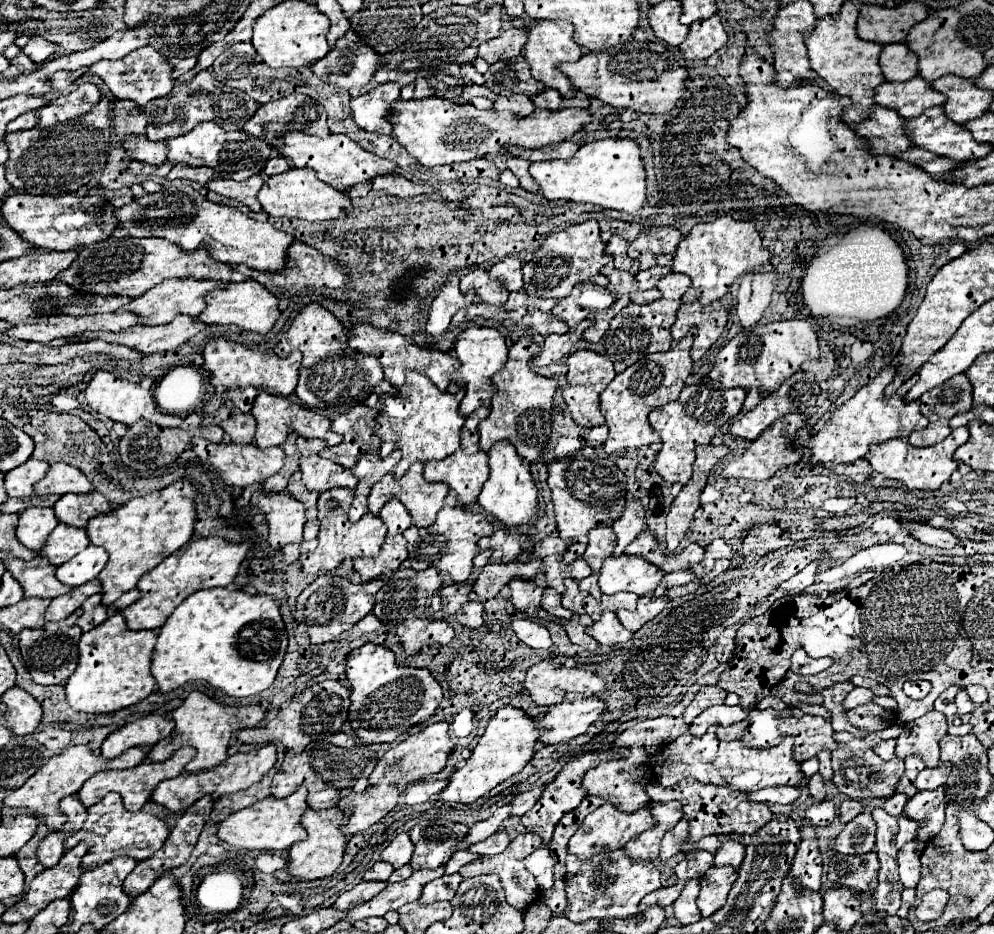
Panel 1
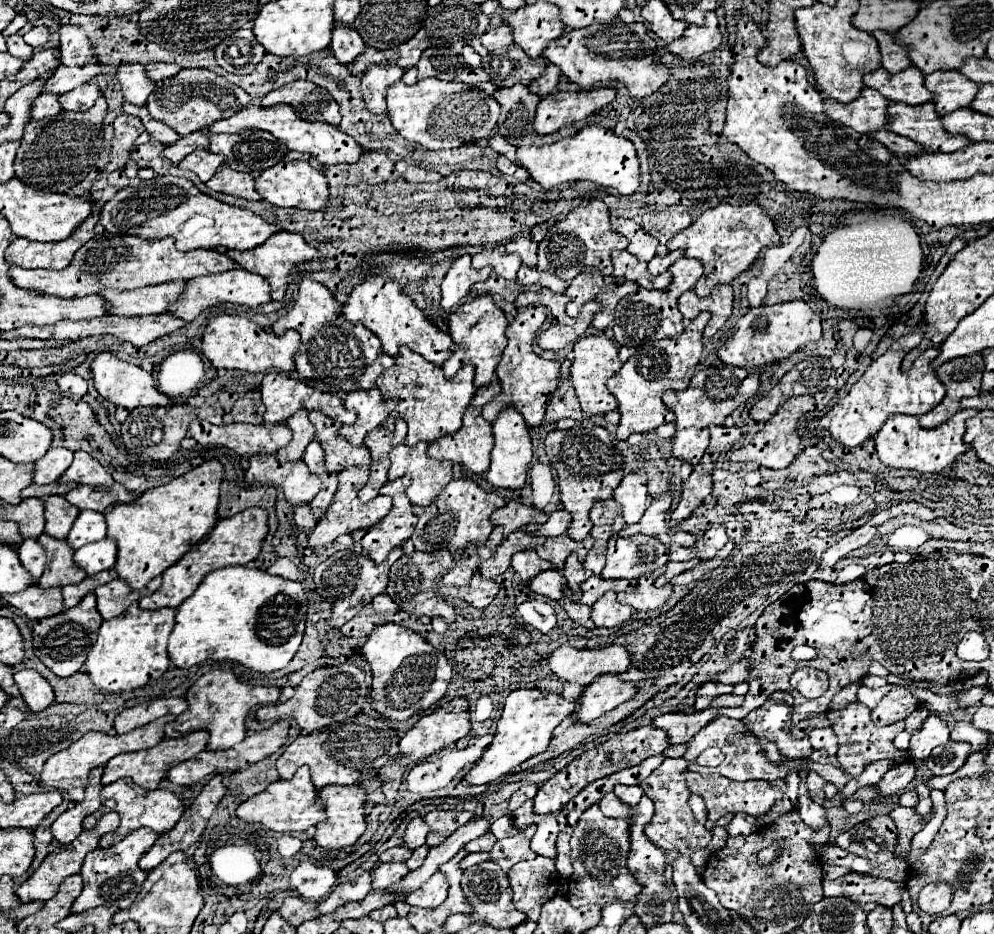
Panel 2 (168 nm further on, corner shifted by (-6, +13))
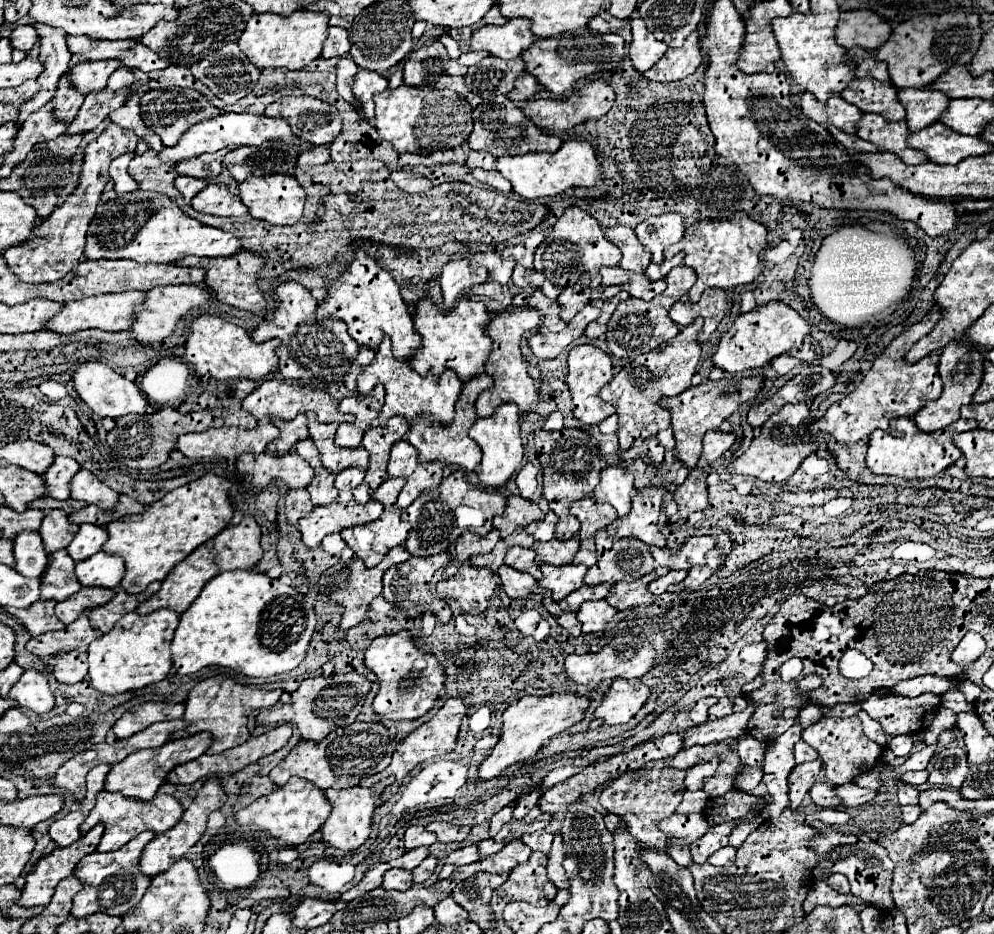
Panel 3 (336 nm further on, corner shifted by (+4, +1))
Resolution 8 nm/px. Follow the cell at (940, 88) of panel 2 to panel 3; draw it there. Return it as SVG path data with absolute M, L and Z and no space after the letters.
M901 89L899 101L907 109L907 125L911 131L921 131L935 123L943 111L947 111L951 99L935 89Z

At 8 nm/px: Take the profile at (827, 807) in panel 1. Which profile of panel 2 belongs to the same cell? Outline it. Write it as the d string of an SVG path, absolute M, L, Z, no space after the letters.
M877 761L877 763L871 763L865 767L865 771L859 775L859 777L853 777L847 785L845 785L845 791L839 793L839 797L851 797L859 787L871 787L873 783L879 783L883 779L883 775L893 769L897 765L897 761Z

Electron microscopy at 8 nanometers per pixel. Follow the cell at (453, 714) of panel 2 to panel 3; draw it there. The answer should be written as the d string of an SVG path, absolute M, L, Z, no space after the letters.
M447 699L427 723L411 731L397 747L389 765L419 765L435 755L445 755L457 745L457 731L465 715L461 699Z

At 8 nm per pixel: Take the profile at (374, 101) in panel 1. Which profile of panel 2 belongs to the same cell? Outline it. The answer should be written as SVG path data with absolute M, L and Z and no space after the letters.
M369 65L361 77L363 99L371 113L385 113L385 89L399 81L403 69L397 65Z

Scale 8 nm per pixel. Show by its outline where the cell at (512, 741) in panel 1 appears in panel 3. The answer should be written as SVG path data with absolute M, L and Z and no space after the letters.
M551 693L547 697L521 697L519 701L511 703L503 711L503 727L497 745L493 747L491 755L479 765L479 781L495 779L511 765L535 757L547 739L559 735L561 731L581 721L587 707L587 697L577 697L571 693Z

